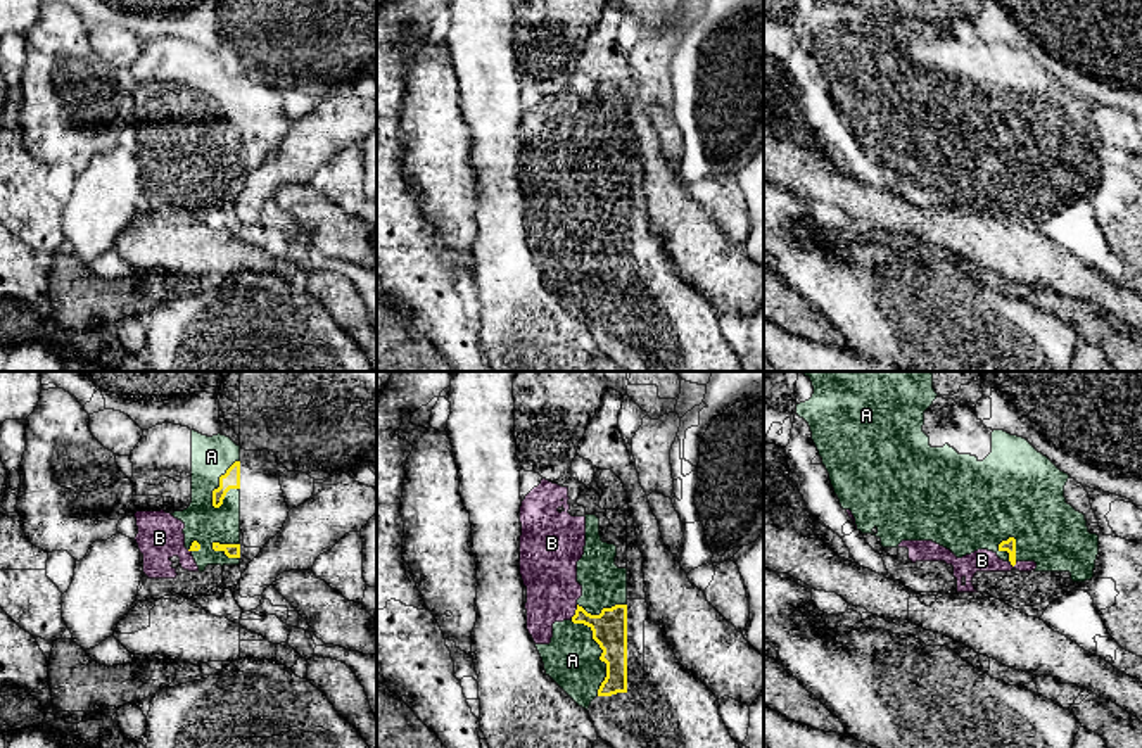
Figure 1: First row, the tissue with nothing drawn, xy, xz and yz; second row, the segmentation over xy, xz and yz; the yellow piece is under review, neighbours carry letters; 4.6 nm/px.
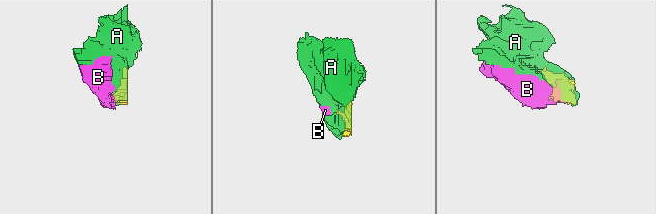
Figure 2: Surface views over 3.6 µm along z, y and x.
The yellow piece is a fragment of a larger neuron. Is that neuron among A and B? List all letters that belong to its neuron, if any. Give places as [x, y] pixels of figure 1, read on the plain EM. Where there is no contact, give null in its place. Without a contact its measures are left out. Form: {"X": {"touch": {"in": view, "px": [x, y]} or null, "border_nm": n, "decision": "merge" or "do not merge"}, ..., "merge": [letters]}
{"A": {"touch": {"in": "xz", "px": [602, 266]}, "border_nm": 380, "decision": "do not merge"}, "B": {"touch": {"in": "xz", "px": [576, 225]}, "border_nm": 70, "decision": "merge"}, "merge": ["B"]}

